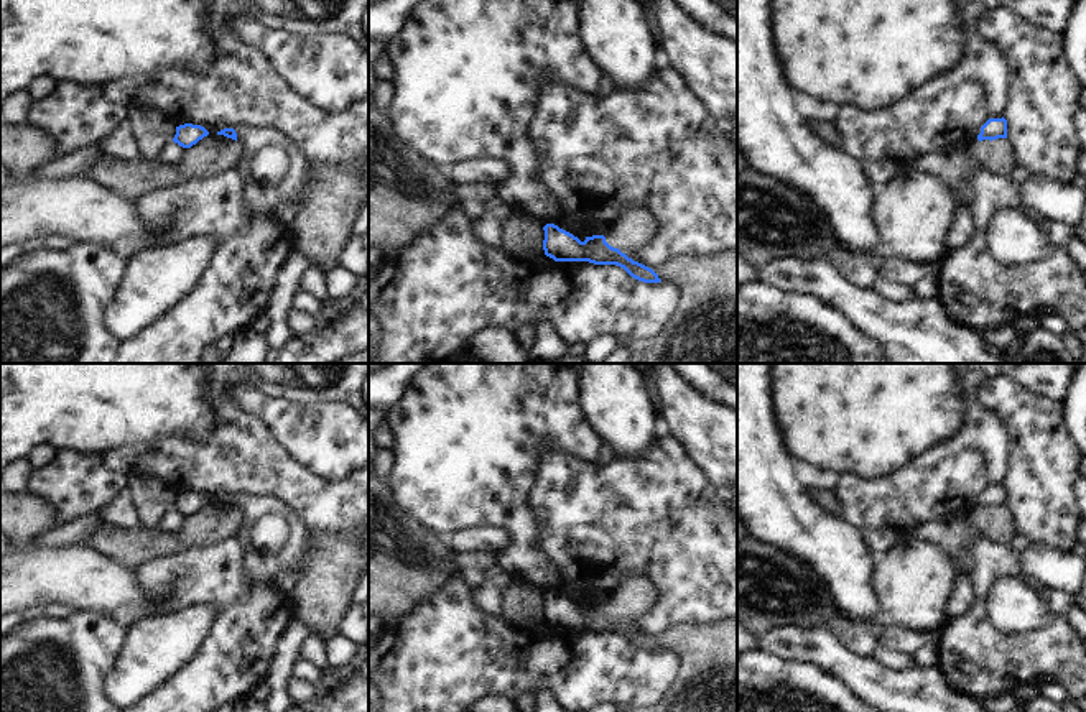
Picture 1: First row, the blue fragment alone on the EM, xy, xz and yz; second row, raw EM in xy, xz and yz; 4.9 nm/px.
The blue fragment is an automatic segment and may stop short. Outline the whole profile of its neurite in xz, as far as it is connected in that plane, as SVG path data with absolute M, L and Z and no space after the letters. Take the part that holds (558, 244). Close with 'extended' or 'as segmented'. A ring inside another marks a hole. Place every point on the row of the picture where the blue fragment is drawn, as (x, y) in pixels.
M632 207L615 215L607 235L586 237L581 242L555 224L546 224L543 250L555 261L589 261L594 265L617 265L632 278L643 283L660 283L658 275L629 258L625 253L645 247L653 235L655 219L643 207Z | extended

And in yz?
M989 118L976 140L956 143L951 151L938 151L920 158L913 169L940 179L956 199L954 217L948 230L949 250L963 248L976 233L972 207L972 181L986 171L986 163L977 151L982 140L1007 138L1007 120Z | extended

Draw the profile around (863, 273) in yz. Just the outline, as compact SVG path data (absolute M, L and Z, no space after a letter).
M836 248L829 253L833 266L841 276L857 289L874 289L879 281L879 261L864 258L846 248Z

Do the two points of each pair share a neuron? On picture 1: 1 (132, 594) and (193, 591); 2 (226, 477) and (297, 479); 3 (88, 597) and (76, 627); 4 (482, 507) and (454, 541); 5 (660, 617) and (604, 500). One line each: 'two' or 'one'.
1: two
2: one
3: two
4: two
5: one

